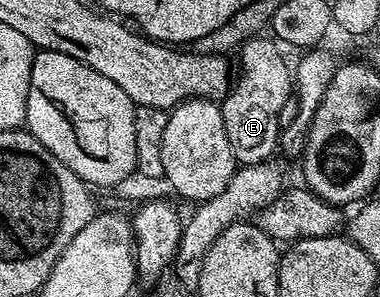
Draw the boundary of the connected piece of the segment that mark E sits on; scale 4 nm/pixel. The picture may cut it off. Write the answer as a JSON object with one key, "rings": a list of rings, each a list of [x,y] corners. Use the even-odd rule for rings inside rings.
{"rings":[[[253,36],[240,47],[242,75],[237,75],[230,93],[221,99],[224,132],[232,144],[235,163],[255,166],[273,159],[280,146],[280,108],[292,95],[292,70],[282,59],[279,43],[270,36]]]}

